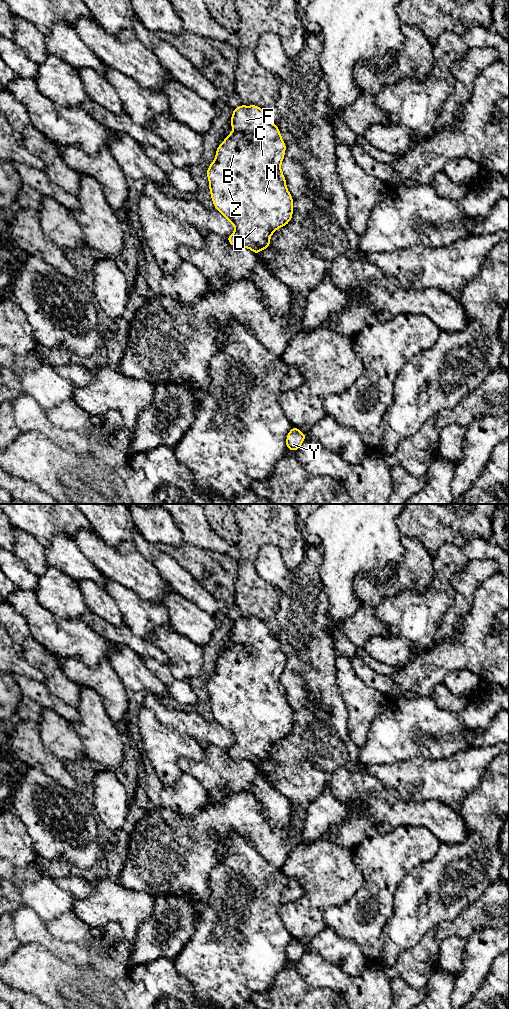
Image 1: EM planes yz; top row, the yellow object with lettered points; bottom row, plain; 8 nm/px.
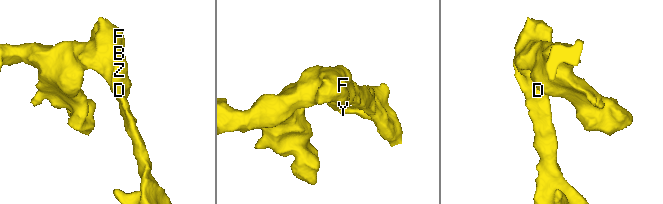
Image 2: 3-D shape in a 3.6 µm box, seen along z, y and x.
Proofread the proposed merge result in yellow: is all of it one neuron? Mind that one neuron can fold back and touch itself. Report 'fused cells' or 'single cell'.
single cell

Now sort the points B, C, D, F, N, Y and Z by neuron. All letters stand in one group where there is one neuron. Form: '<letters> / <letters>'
B C D F N Y Z

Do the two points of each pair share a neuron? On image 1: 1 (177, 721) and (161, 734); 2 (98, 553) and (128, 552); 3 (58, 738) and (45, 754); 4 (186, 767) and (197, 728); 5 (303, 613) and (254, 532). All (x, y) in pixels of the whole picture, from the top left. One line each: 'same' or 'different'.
1: different
2: same
3: different
4: different
5: different

